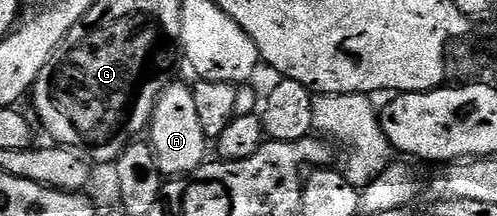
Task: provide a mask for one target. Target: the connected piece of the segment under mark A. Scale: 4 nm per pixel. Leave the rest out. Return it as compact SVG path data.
M168 83L159 96L149 125L149 143L153 158L157 158L157 170L164 178L189 175L208 159L207 148L209 152L209 141L197 119L197 105L193 102L191 88L175 83Z

